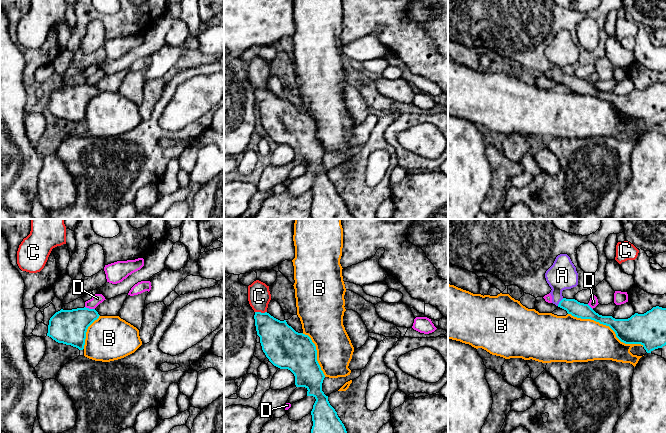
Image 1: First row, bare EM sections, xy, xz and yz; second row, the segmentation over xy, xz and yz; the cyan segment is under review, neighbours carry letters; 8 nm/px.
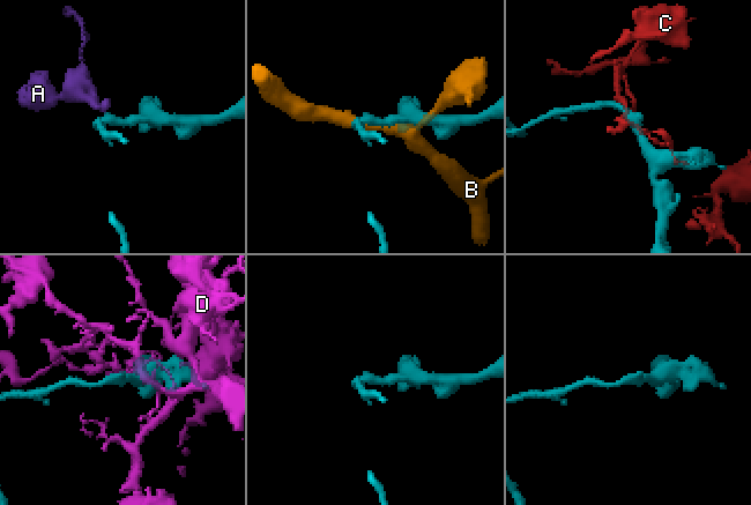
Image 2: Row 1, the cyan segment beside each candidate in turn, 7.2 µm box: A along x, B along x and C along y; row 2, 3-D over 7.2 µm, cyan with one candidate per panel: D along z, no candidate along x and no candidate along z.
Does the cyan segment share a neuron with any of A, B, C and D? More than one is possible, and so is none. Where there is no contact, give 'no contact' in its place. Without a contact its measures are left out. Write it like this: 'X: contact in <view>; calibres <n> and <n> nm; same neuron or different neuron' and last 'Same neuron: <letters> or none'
A: contact in yz; calibres 130 and 220 nm; same neuron
B: contact in yz; calibres 240 and 360 nm; different neuron
C: contact in xz; calibres 280 and 180 nm; different neuron
D: contact in xy; calibres 280 and 80 nm; different neuron
Same neuron: A

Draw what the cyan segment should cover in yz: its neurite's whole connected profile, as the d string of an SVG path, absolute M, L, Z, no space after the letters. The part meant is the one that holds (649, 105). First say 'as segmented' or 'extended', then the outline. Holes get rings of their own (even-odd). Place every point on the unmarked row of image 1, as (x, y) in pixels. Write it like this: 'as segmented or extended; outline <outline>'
extended; outline M567 30L556 33L546 47L545 54L551 63L552 79L574 93L591 95L609 102L625 120L641 120L647 129L666 121L666 84L653 83L644 90L635 89L628 95L615 95L596 89L588 80L566 75L562 67L578 61L578 49Z

